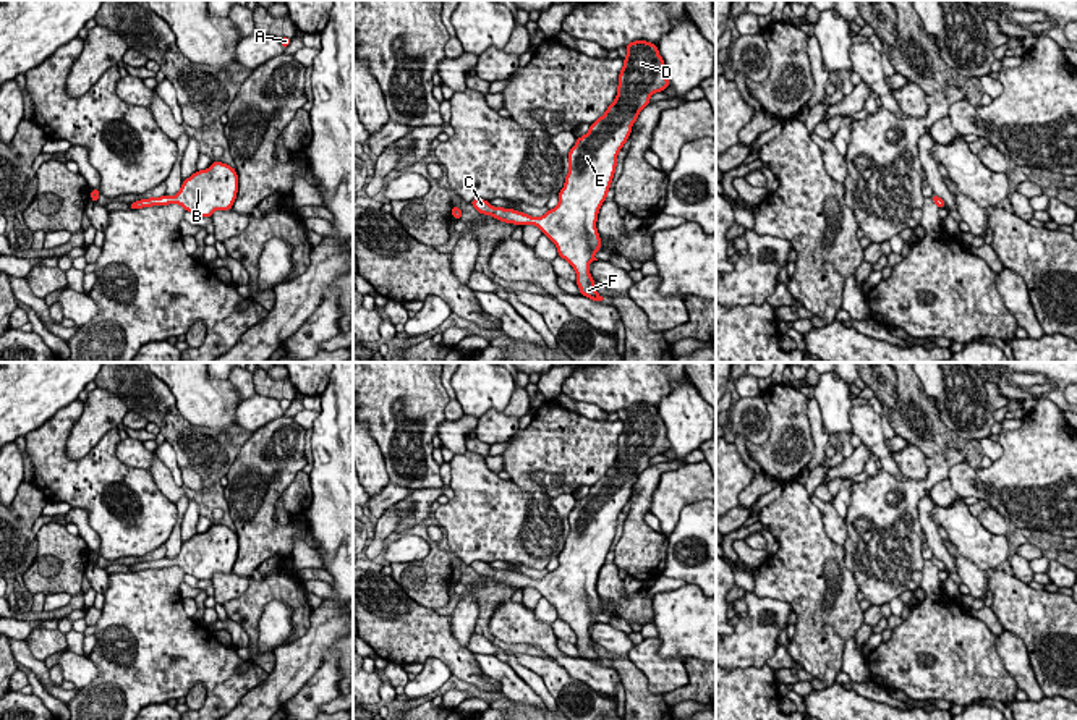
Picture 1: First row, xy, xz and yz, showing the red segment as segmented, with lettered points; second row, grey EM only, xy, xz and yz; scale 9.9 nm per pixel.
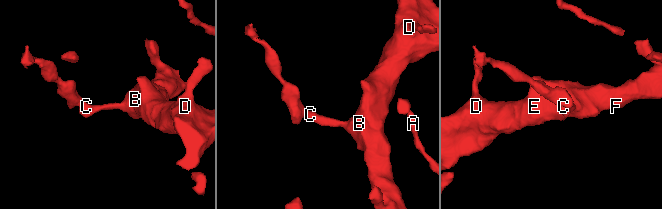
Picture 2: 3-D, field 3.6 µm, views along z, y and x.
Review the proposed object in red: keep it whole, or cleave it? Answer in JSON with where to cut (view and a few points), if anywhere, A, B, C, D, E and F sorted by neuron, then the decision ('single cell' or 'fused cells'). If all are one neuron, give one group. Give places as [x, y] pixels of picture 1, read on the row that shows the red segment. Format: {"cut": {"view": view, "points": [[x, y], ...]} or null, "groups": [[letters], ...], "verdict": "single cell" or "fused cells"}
{"cut": null, "groups": [["A", "B", "C", "D", "E", "F"]], "verdict": "single cell"}

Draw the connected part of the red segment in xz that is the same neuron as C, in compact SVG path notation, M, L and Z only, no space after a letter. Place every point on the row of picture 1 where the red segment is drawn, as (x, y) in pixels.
M640 39L625 47L615 100L568 150L568 173L554 209L536 218L513 209L492 207L484 199L470 201L483 215L513 225L536 225L556 244L559 257L577 272L580 294L598 303L604 298L593 285L590 264L598 260L594 254L601 251L596 228L599 207L607 199L617 155L628 141L638 113L649 105L653 94L670 84L658 44Z

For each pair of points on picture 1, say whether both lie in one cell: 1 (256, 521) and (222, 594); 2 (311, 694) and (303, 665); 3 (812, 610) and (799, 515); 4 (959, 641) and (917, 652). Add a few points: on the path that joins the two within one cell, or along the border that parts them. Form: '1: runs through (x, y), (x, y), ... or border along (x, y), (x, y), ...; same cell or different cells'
1: border along (232, 570), (250, 578); different cells
2: border along (324, 664), (285, 703); different cells
3: runs through (812, 586), (802, 539); same cell
4: runs through (949, 651), (927, 652); same cell

